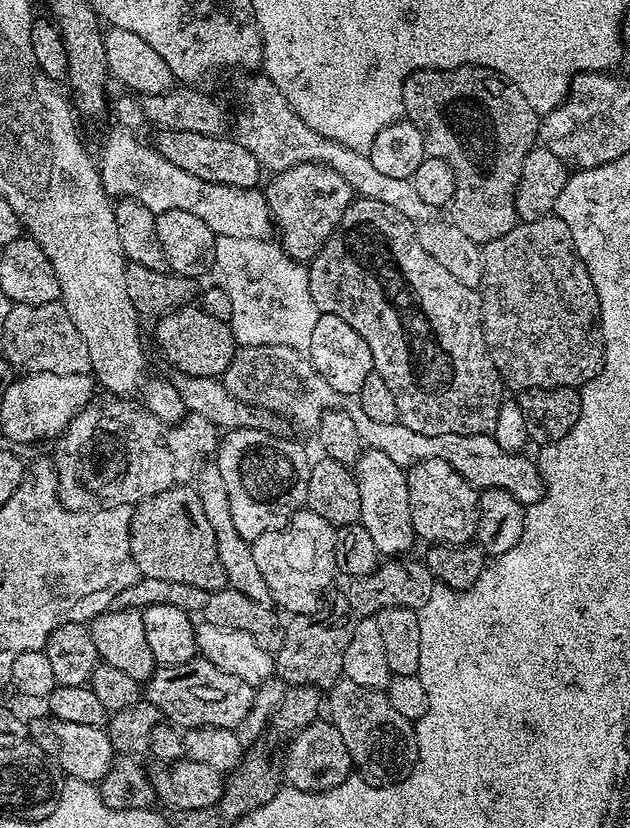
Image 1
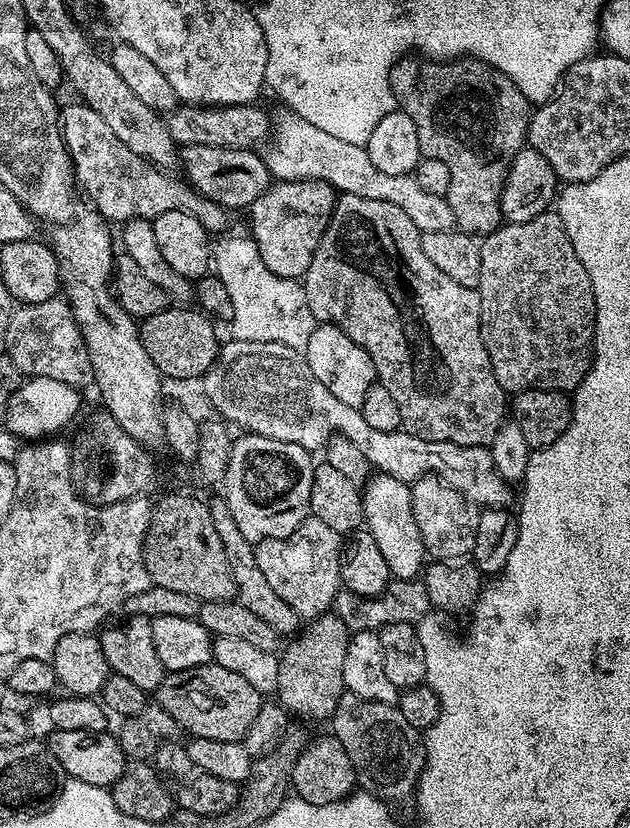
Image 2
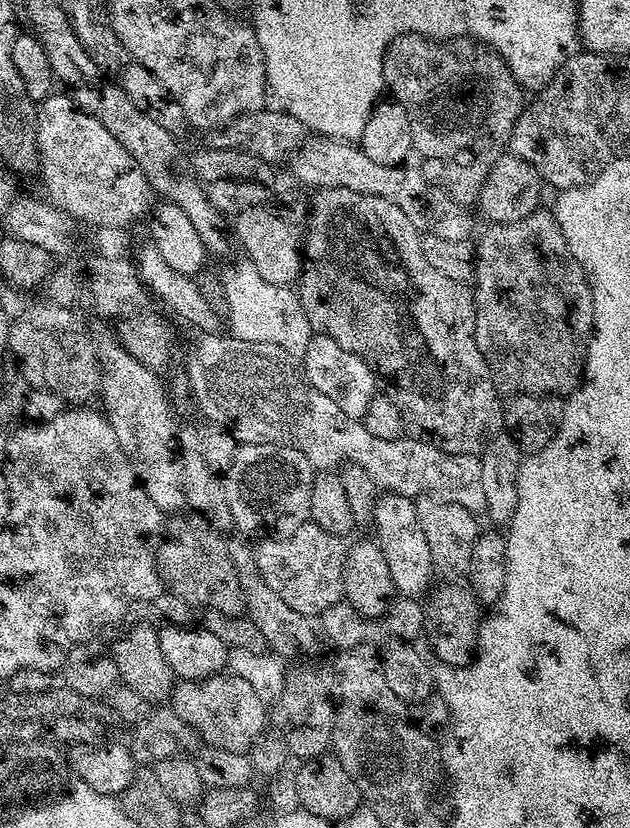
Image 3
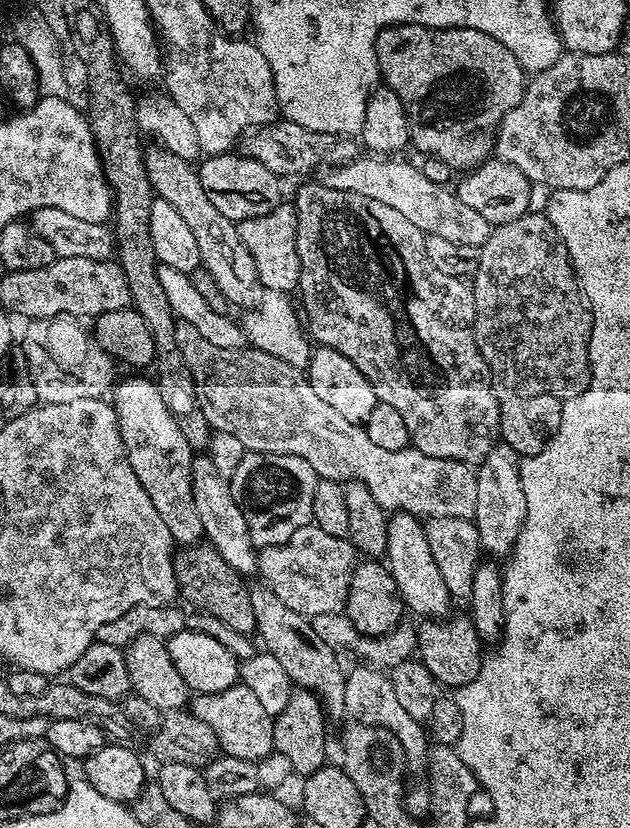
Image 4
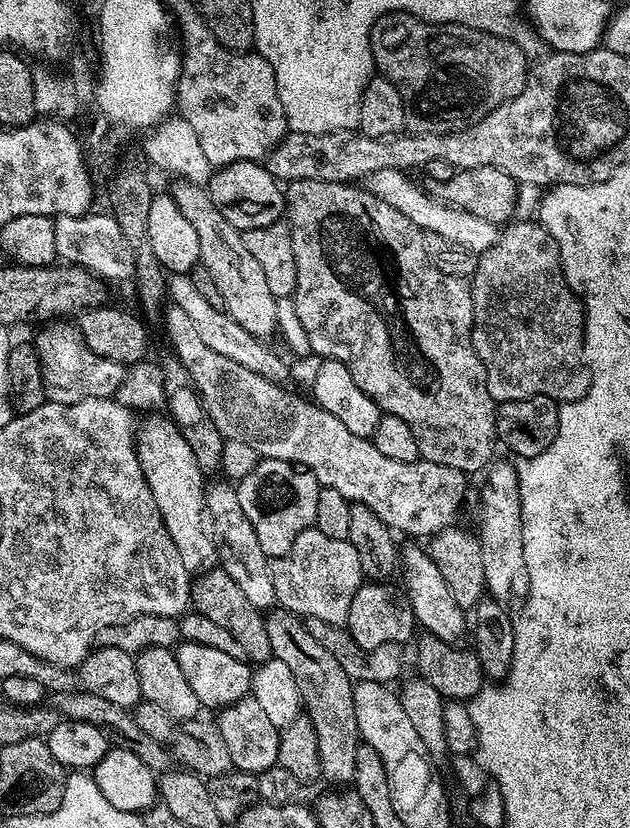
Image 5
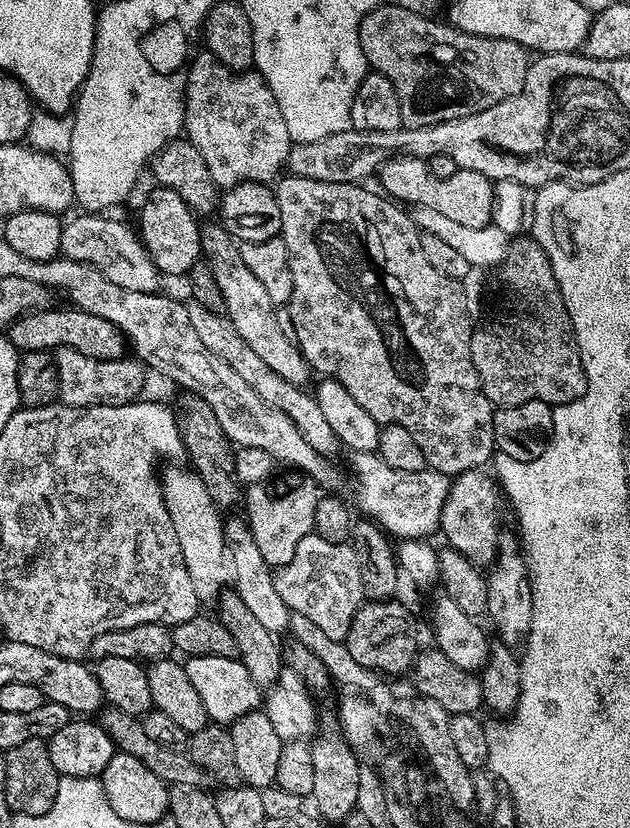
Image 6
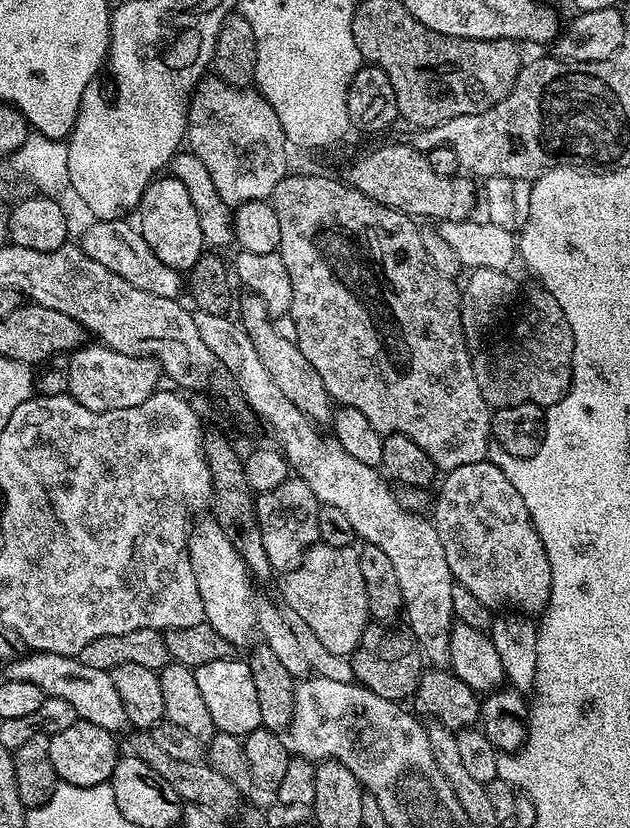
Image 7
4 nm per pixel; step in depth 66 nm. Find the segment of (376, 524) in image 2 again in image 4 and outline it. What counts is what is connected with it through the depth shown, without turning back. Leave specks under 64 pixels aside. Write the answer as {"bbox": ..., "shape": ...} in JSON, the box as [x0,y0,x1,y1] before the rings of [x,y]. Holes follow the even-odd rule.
{"bbox":[386,512,454,618],"shape":[[[393,512],[388,517],[386,530],[386,563],[394,582],[398,582],[398,594],[404,599],[404,607],[419,618],[444,618],[449,615],[448,607],[454,604],[452,595],[446,590],[446,582],[442,582],[442,574],[434,563],[434,554],[430,554],[430,542],[426,542],[424,524],[409,512]]]}

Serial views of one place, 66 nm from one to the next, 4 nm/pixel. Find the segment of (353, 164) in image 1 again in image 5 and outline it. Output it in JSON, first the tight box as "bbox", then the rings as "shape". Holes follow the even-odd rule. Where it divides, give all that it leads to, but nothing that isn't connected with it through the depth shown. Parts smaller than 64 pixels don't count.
{"bbox":[366,170,501,254],"shape":[[[378,170],[372,176],[367,177],[366,187],[369,192],[382,198],[382,202],[386,202],[390,206],[394,206],[394,210],[406,214],[406,218],[410,218],[410,222],[414,222],[414,226],[418,226],[423,233],[433,232],[446,238],[446,242],[454,242],[454,246],[462,246],[477,254],[490,250],[490,246],[494,246],[494,242],[501,233],[501,229],[497,225],[486,222],[486,218],[478,218],[476,214],[470,214],[452,204],[445,204],[433,193],[432,197],[426,189],[419,188],[410,177],[408,172]]]}

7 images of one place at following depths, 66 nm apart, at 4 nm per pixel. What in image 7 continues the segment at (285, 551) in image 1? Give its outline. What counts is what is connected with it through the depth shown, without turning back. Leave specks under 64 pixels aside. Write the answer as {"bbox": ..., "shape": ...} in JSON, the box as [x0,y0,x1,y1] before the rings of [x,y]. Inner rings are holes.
{"bbox":[280,542,370,657],"shape":[[[319,542],[309,548],[302,562],[294,570],[283,573],[280,592],[284,595],[284,608],[294,610],[314,635],[326,645],[326,650],[339,656],[351,657],[360,646],[362,634],[368,628],[370,617],[368,614],[368,599],[366,598],[366,582],[362,582],[362,566],[358,566],[359,551],[355,547],[339,548],[326,546]]]}

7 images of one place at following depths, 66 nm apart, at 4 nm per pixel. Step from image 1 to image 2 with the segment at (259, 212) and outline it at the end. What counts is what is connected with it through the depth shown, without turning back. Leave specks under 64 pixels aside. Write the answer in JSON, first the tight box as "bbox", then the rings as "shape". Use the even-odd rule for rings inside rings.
{"bbox":[58,104,225,234],"shape":[[[89,104],[63,105],[58,116],[60,135],[68,147],[68,156],[72,160],[72,171],[76,177],[79,191],[90,201],[93,208],[109,222],[127,222],[129,220],[155,220],[158,214],[166,210],[182,210],[198,222],[210,234],[225,231],[225,209],[213,200],[201,196],[191,184],[183,179],[175,180],[165,169],[157,168],[148,160],[143,160],[130,146],[122,146],[114,138],[114,130],[102,122],[102,117],[94,114]]]}

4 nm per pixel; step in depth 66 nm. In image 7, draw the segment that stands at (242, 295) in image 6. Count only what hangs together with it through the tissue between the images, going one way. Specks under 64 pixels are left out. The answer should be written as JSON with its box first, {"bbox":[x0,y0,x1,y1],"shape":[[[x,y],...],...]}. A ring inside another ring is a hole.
{"bbox":[238,294,334,425],"shape":[[[251,294],[245,295],[245,297],[245,300],[241,304],[239,301],[238,304],[238,310],[240,306],[238,323],[250,338],[250,342],[254,342],[254,350],[258,350],[258,358],[262,358],[262,366],[266,366],[266,371],[270,373],[270,378],[274,378],[278,390],[282,390],[282,394],[286,394],[286,398],[290,398],[290,402],[294,402],[294,406],[298,406],[298,410],[302,410],[302,414],[306,414],[308,419],[317,425],[327,425],[334,415],[334,401],[328,395],[326,382],[322,382],[318,370],[314,370],[314,366],[310,366],[310,362],[306,362],[306,354],[302,354],[295,339],[288,337],[287,340],[272,325],[275,323],[273,317],[268,315],[266,302],[262,302],[262,298]]]}

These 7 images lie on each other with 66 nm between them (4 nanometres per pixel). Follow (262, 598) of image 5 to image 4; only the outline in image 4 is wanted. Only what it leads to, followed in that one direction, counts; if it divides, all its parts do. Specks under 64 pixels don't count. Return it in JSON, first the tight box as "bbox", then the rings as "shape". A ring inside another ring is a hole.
{"bbox":[192,454,259,576],"shape":[[[198,454],[192,459],[192,489],[194,490],[194,504],[197,507],[198,518],[201,519],[207,543],[218,550],[227,564],[234,571],[243,576],[255,575],[259,567],[257,549],[250,538],[249,526],[242,510],[233,501],[231,481],[217,470],[216,461],[208,454]]]}

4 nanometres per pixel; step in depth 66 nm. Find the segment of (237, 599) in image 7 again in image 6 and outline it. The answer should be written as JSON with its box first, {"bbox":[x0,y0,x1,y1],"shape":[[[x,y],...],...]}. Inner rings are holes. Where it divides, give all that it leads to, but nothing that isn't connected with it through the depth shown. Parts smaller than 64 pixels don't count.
{"bbox":[159,468,230,602],"shape":[[[168,468],[165,472],[163,469],[159,477],[160,489],[170,522],[174,522],[174,534],[178,534],[178,546],[182,546],[182,562],[186,562],[194,594],[198,594],[201,602],[215,601],[230,580],[228,545],[224,539],[225,523],[220,518],[221,509],[213,504],[206,486],[202,486],[202,478],[184,468]]]}

